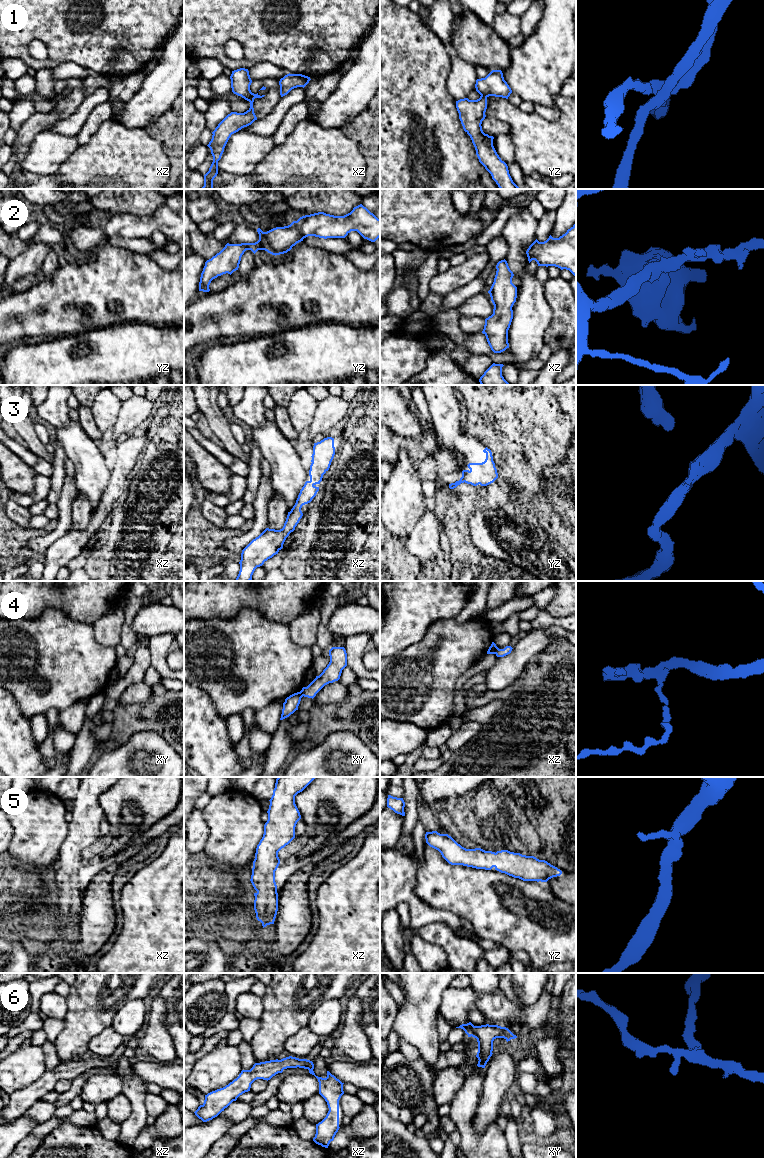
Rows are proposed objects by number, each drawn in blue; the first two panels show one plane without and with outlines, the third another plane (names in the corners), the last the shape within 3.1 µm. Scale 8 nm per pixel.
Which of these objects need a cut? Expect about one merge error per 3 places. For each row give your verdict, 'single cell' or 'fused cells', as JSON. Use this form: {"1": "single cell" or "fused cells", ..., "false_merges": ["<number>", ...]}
{"1": "fused cells", "2": "single cell", "3": "single cell", "4": "fused cells", "5": "single cell", "6": "single cell", "false_merges": ["1", "4"]}

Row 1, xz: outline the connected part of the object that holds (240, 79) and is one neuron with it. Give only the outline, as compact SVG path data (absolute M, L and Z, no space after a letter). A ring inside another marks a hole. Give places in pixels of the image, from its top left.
M240 68L232 71L230 79L232 92L234 94L241 96L247 101L255 98L255 94L250 90L252 80L250 78L248 69Z

